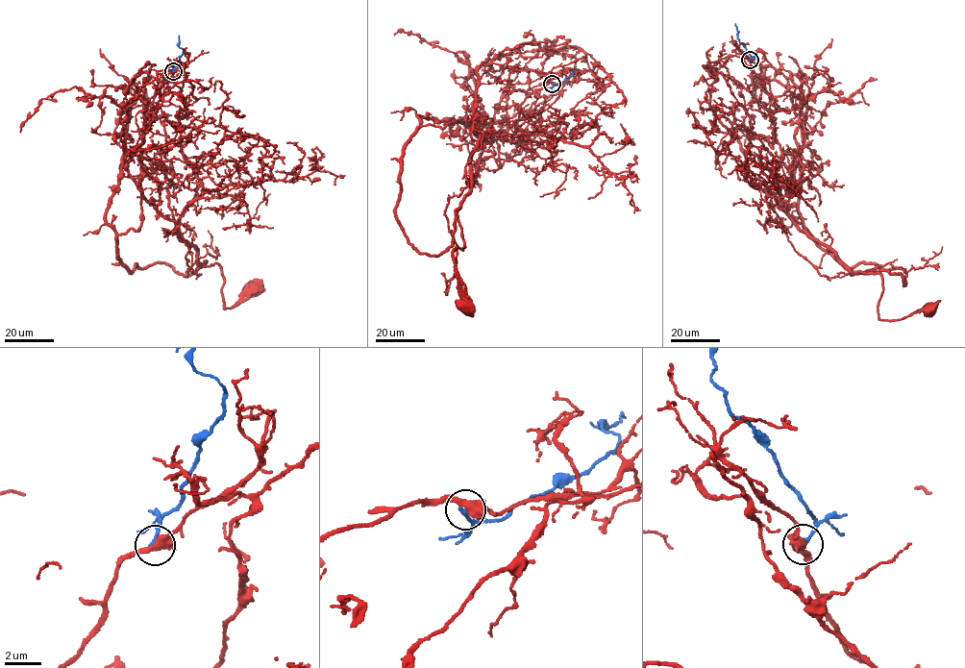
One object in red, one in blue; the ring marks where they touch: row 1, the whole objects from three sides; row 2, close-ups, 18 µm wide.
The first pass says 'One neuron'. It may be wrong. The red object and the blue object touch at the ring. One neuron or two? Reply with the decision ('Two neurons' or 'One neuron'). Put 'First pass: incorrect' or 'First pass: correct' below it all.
One neuron
First pass: correct

